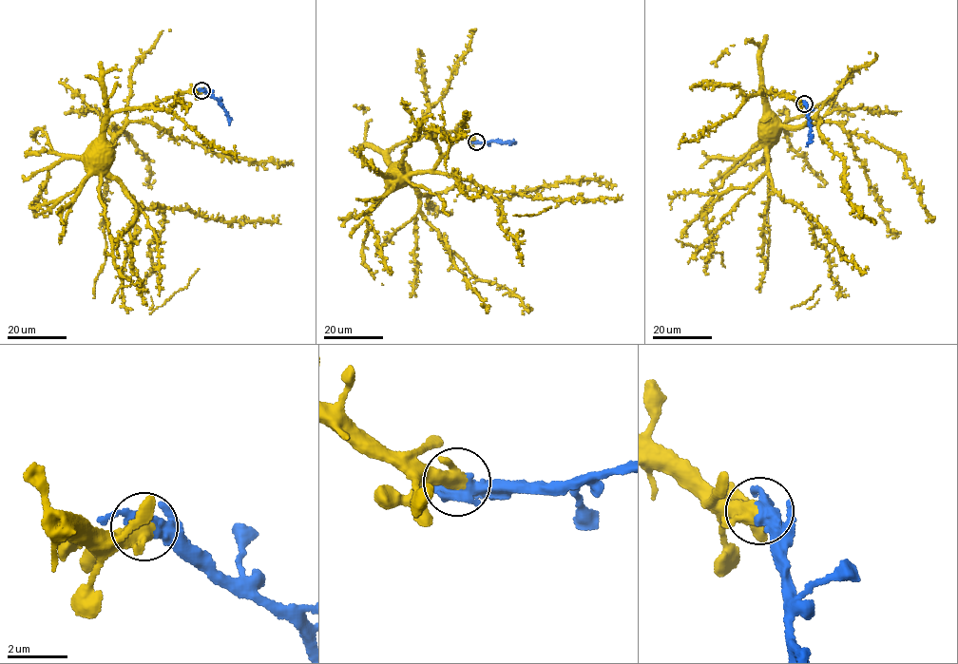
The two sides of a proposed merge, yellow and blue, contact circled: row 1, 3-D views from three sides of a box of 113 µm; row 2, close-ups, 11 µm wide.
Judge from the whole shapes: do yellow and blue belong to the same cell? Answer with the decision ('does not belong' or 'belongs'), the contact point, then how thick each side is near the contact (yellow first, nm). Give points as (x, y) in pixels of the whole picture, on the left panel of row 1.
does not belong | (201, 90) | 400/480 nm

